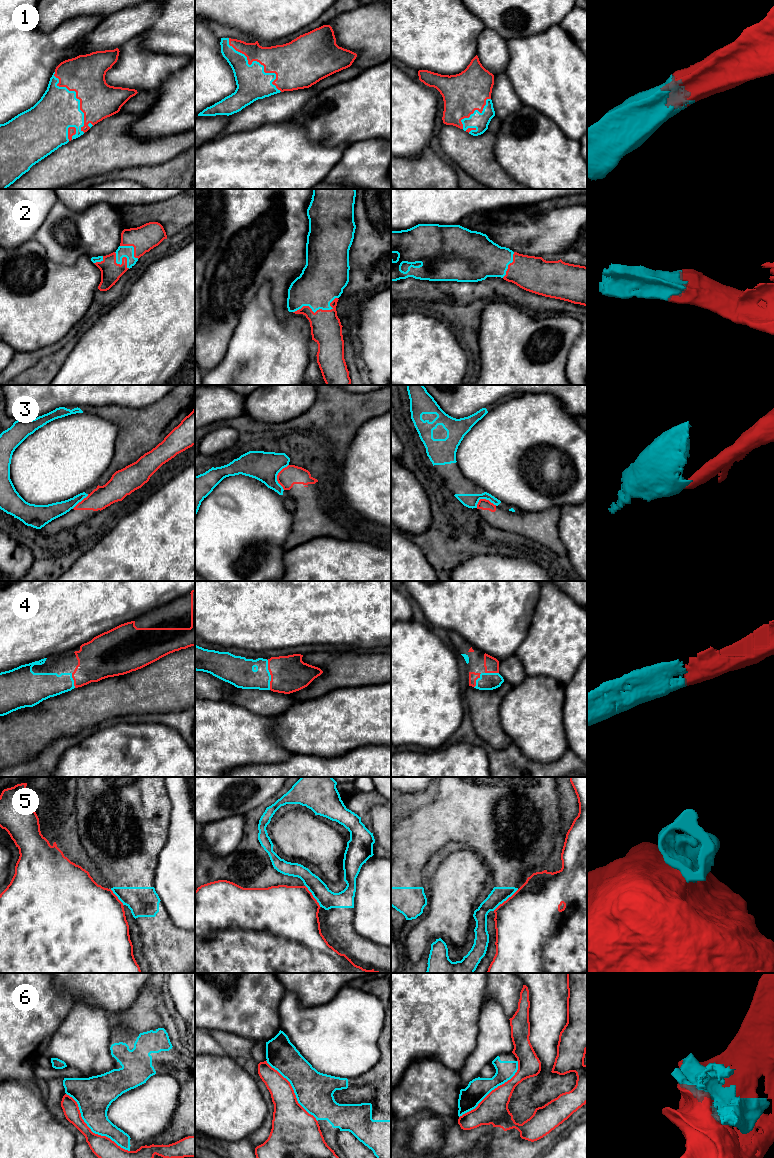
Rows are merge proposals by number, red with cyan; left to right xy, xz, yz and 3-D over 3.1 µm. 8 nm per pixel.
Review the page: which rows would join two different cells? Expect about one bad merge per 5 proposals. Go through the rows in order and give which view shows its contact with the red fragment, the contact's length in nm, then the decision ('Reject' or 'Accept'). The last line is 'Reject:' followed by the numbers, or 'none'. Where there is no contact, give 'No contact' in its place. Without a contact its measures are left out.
1: Touches red in xz. Shared border 600 nm. Accept
2: Touches red in xz. Shared border 380 nm. Accept
3: Touches red in xz. Shared border 220 nm. Reject
4: Touches red in xz. Shared border 240 nm. Accept
5: Touches red in yz. Shared border 260 nm. Reject
6: Touches red in xy. Shared border 700 nm. Reject
Reject: 3, 5, 6

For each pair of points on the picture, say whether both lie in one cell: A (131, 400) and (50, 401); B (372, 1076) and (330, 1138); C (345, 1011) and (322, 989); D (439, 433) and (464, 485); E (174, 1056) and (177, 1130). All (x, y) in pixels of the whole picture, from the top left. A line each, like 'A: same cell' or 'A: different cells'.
A: same cell
B: same cell
C: different cells
D: same cell
E: same cell

